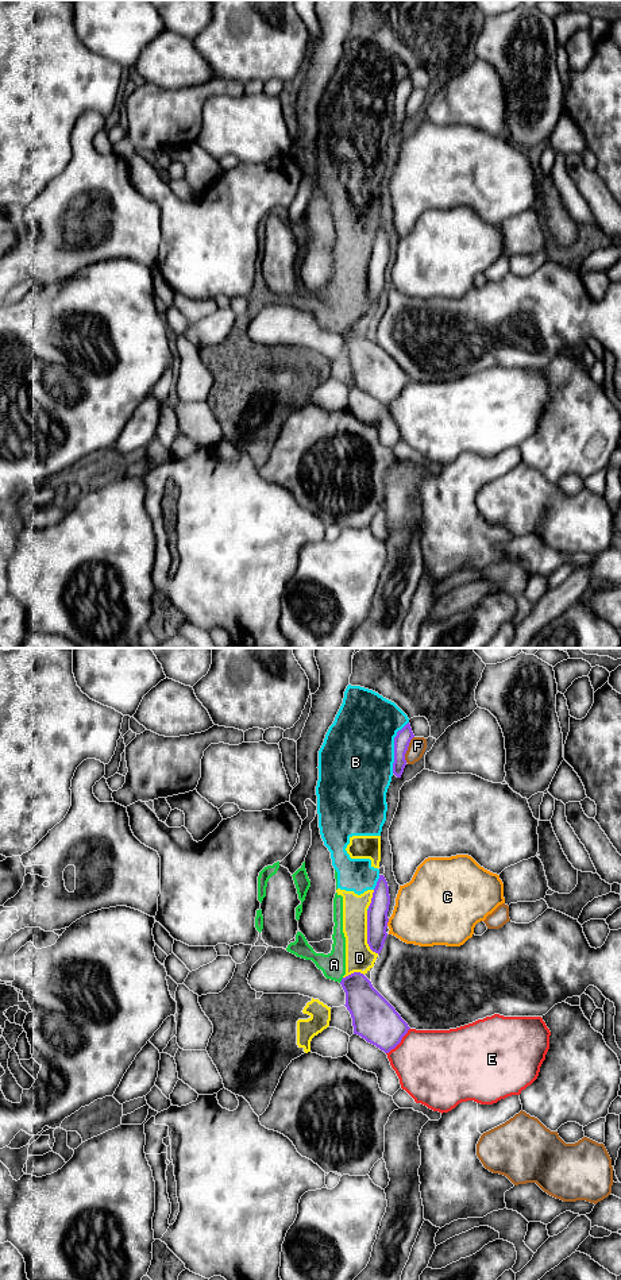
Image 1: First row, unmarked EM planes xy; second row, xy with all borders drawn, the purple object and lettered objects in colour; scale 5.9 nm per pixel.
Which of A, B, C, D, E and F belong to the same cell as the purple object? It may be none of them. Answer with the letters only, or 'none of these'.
none of these

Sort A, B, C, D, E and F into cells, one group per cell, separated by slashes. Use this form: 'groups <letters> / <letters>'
groups A B D / C / E / F

